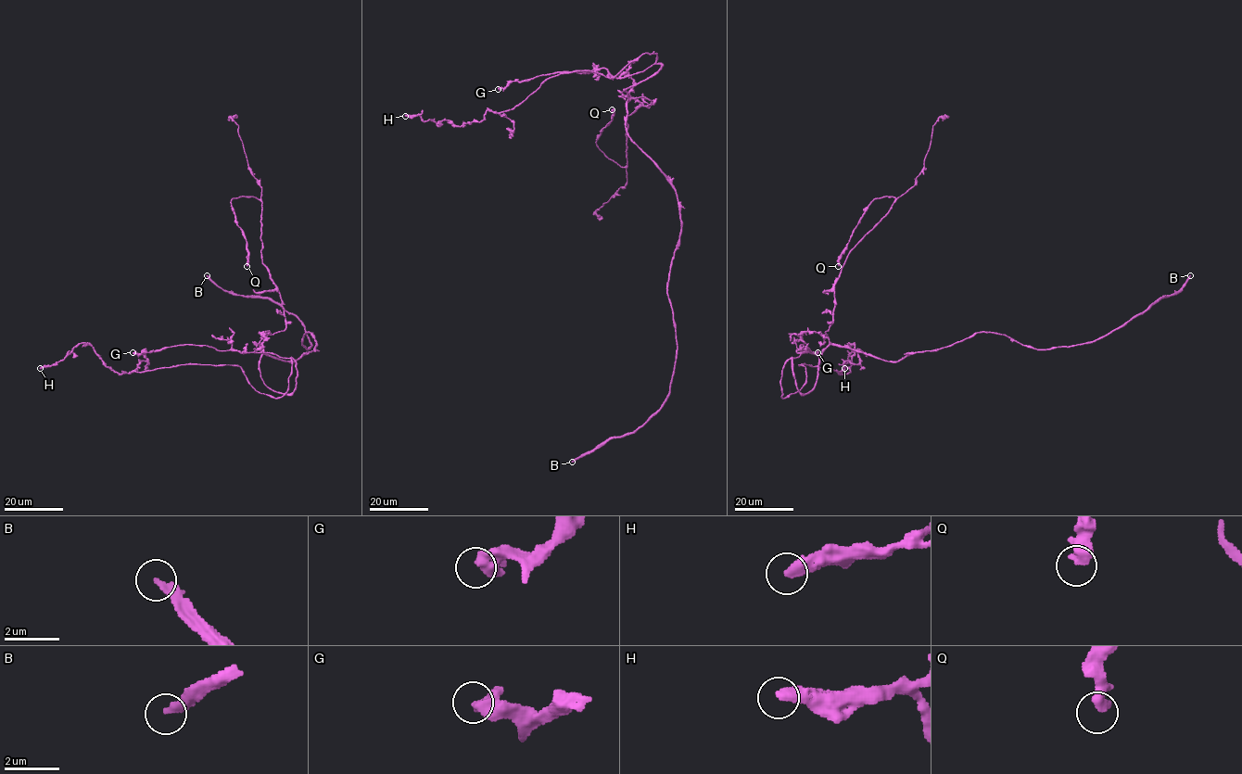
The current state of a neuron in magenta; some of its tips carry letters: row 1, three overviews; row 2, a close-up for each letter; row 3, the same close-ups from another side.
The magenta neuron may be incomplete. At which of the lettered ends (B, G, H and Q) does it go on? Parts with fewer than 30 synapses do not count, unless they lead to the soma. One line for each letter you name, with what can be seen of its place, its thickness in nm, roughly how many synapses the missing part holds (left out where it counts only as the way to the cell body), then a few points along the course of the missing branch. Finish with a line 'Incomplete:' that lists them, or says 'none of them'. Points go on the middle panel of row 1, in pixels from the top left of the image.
B: place (572, 462); calibre 260 nm; 100 synapses; course (572, 462), (557, 472), (558, 482), (582, 498), (584, 485), (564, 451), (558, 428), (546, 420), (543, 425)
Incomplete: B

